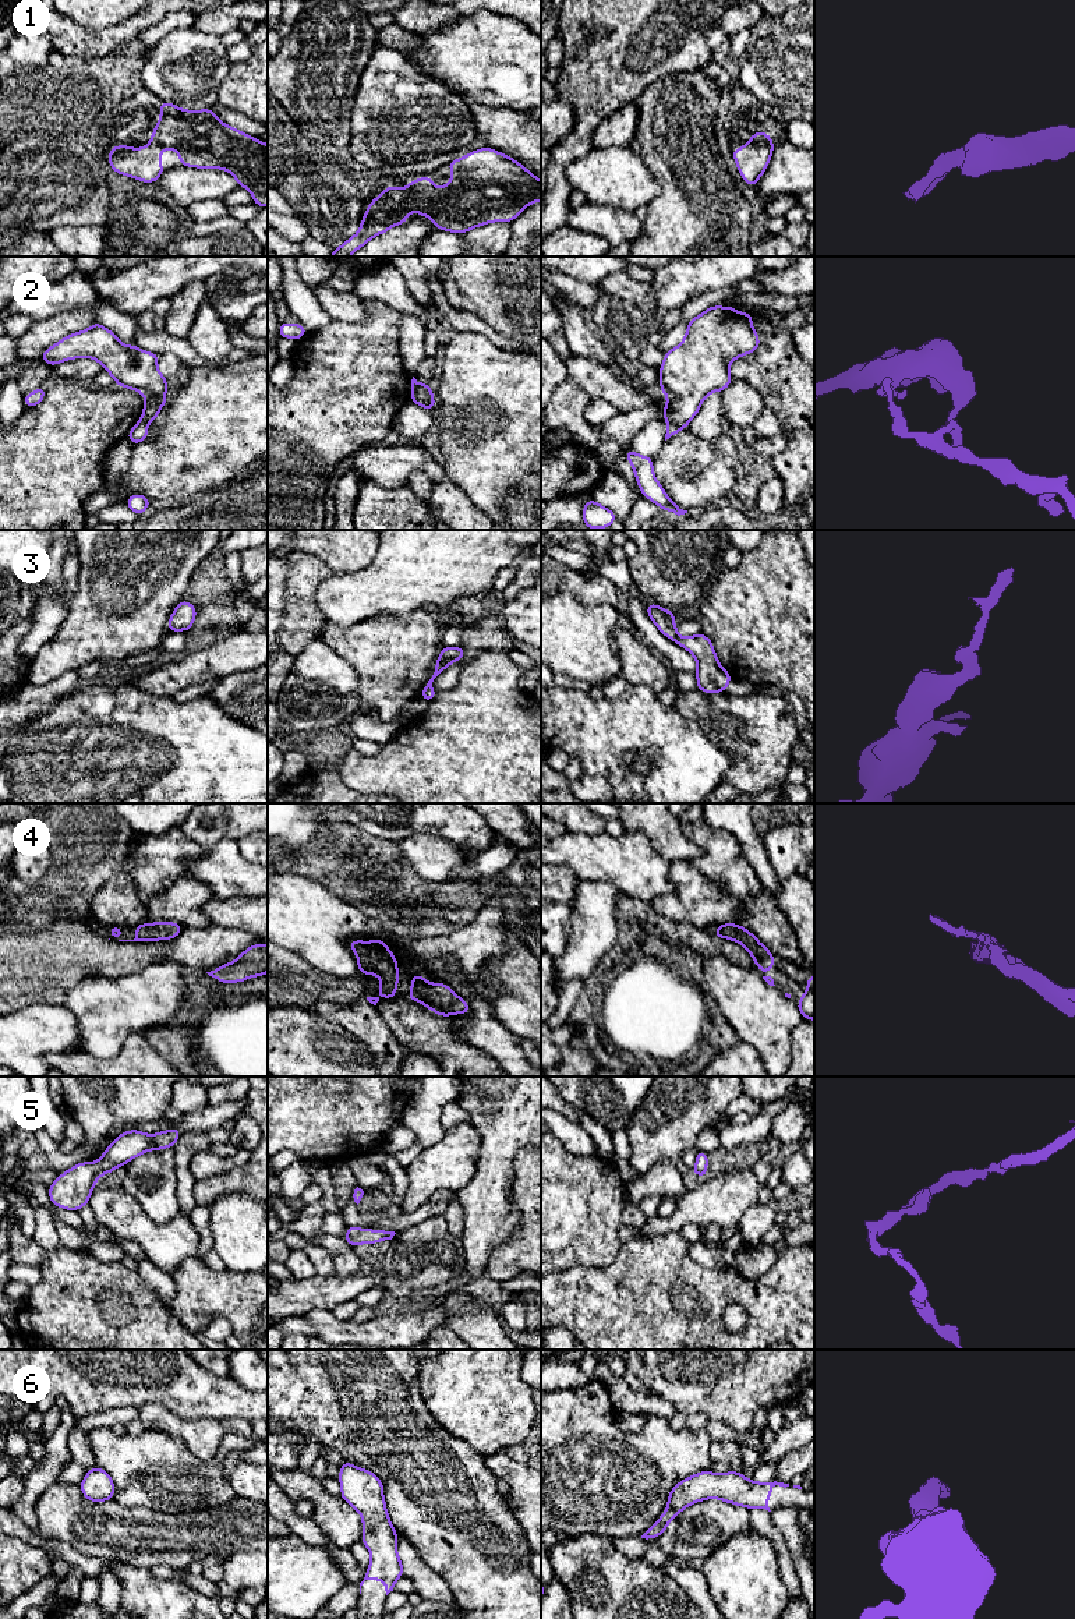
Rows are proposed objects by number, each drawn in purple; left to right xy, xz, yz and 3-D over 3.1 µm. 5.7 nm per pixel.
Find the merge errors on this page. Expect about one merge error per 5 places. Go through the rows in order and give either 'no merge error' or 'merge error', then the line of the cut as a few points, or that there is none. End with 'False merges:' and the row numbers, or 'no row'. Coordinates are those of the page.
1: no merge error; no cut
2: merge error; cut in yz along (668, 420), (682, 427)
3: no merge error; no cut
4: no merge error; no cut
5: no merge error; no cut
6: no merge error; no cut
False merges: 2

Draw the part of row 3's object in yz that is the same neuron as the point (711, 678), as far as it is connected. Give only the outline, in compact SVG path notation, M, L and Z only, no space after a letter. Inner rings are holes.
M648 602L646 609L648 618L664 636L686 648L696 658L697 689L710 694L725 692L732 676L721 667L711 640L703 633L680 637L672 611L664 609L654 602Z

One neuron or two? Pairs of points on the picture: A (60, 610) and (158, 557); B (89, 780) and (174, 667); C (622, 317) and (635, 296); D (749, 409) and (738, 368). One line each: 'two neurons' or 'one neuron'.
A: two neurons
B: two neurons
C: two neurons
D: two neurons

